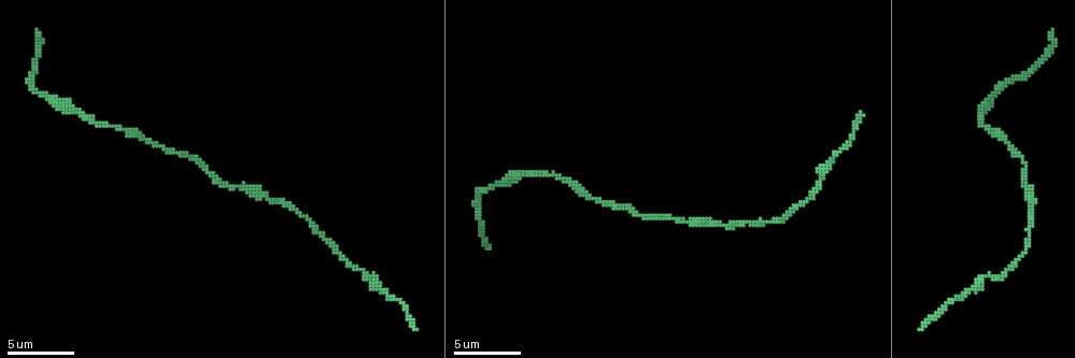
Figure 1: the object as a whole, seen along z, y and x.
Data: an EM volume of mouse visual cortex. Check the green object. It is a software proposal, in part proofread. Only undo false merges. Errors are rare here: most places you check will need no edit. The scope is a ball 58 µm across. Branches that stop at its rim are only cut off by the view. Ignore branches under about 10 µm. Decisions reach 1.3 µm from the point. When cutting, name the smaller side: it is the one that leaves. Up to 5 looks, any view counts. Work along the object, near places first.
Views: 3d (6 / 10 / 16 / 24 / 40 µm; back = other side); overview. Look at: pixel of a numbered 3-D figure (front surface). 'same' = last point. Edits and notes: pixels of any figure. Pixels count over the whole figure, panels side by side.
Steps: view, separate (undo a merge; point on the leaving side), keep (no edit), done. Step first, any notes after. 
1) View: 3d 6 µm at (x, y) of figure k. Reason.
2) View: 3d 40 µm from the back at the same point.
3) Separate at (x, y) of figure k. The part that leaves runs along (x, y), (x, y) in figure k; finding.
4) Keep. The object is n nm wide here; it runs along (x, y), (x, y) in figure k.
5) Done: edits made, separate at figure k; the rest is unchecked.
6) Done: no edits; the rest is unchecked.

View: 3d 16 µm at (214, 176) of figure 1.

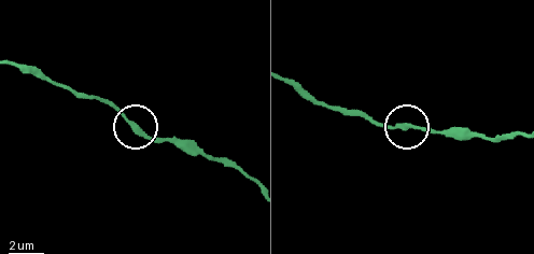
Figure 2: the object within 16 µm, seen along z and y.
Keep. The side arm is 24 µm long; one cell here.

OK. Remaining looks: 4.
View: 3d 10 µm at (714, 222) of figure 1. Calibre changes.

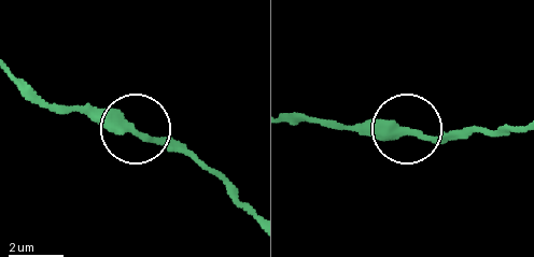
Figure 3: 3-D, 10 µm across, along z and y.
Keep. It runs along (297, 123), (466, 136) in figure 3; one cell here.

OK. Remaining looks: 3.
View: 3d 10 µm at (987, 107) of figure 1. Side arm on a straight run.

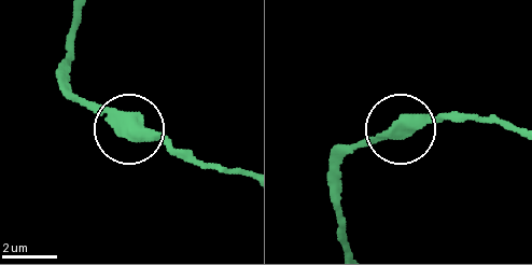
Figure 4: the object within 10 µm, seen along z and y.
View: 3d 6 µm at (392, 131) of figure 4.

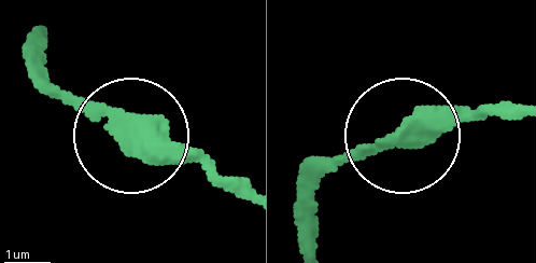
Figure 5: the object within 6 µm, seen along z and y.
Keep. 3 arms meet here; it runs along (240, 195), (101, 126), (24, 52) in figure 5; continuous, no second cell.

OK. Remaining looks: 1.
Done: no edits; the rest is unchecked.

